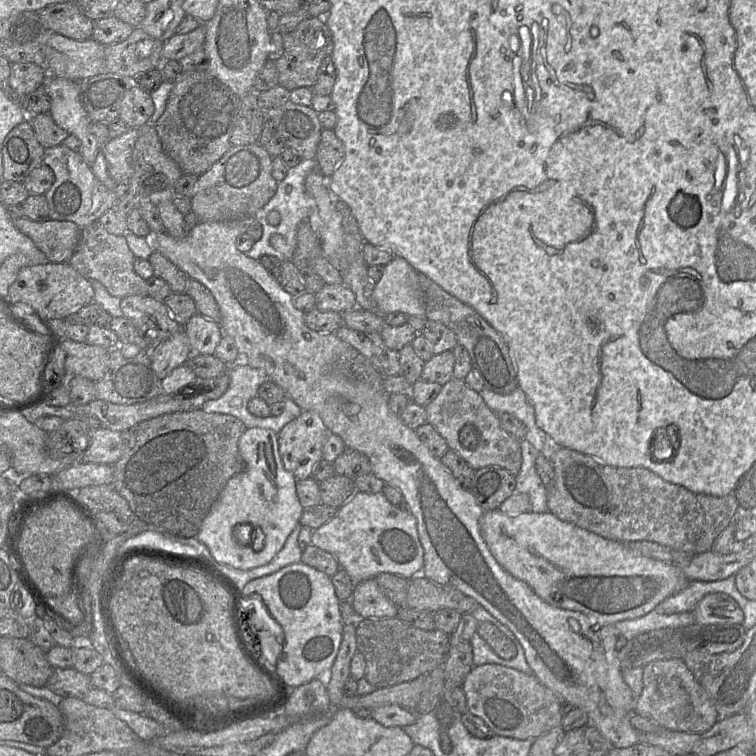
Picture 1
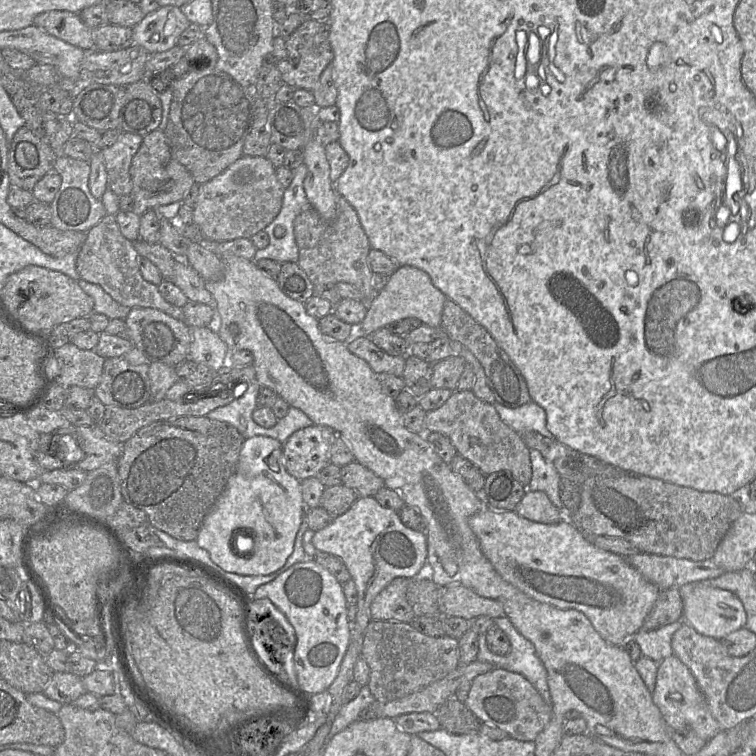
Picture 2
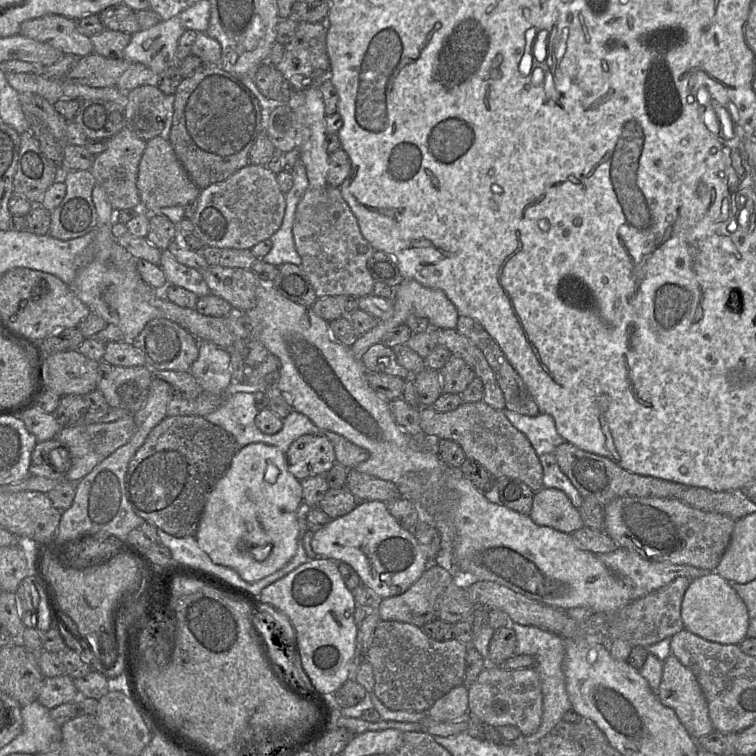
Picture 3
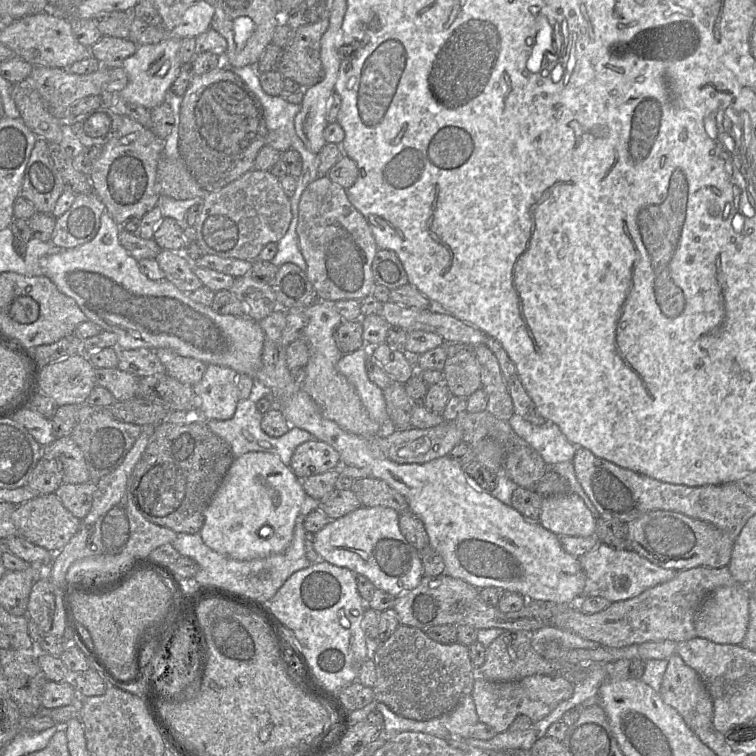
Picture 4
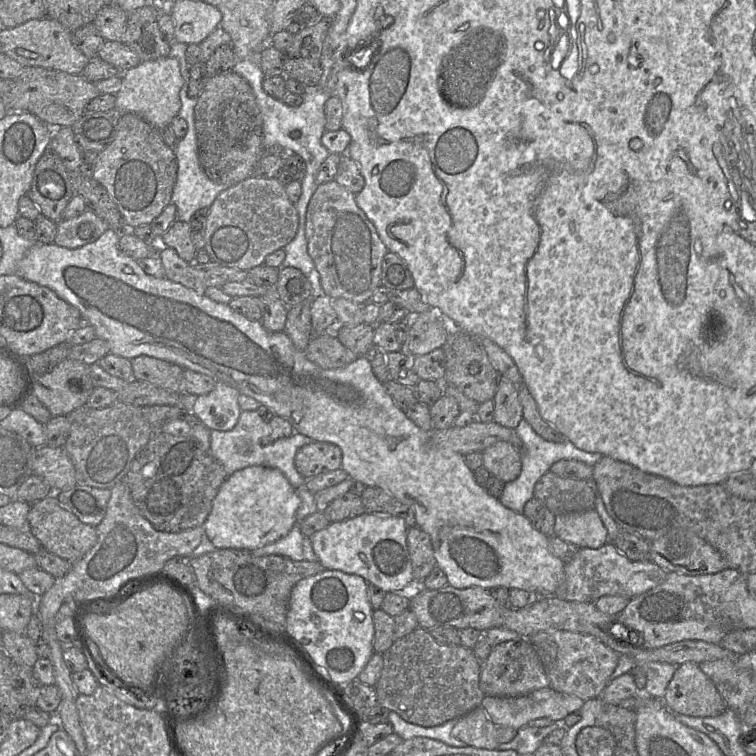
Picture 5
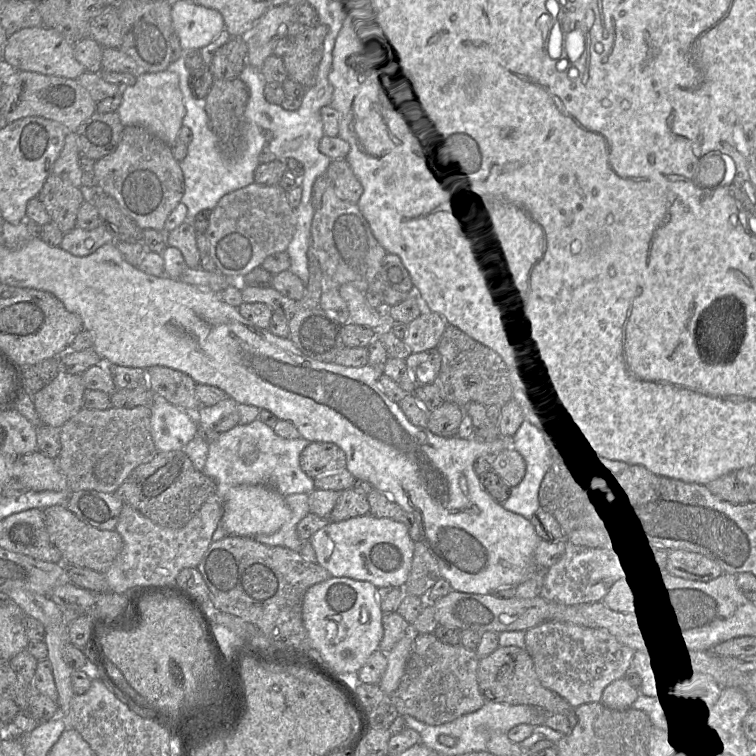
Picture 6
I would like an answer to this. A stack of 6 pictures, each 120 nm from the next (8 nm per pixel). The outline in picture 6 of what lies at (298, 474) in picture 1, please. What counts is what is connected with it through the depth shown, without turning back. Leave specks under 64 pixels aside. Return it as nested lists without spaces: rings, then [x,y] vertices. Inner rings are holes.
[[[310,442],[300,454],[300,467],[315,479],[346,469],[346,454],[334,443]]]

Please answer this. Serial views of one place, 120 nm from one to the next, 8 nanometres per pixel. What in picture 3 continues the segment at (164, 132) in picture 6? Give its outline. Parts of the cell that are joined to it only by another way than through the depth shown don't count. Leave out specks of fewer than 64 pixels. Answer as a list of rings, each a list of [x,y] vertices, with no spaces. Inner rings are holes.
[[[178,16],[131,35],[123,58],[148,67],[157,77],[176,64],[178,41],[185,28]]]

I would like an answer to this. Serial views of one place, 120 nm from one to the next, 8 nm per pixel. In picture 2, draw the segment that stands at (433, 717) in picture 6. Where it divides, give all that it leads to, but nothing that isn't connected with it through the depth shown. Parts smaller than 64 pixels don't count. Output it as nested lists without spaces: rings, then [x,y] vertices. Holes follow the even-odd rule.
[[[372,620],[364,633],[362,655],[370,668],[369,689],[375,699],[386,703],[417,692],[446,677],[459,666],[458,640],[447,635],[430,637],[411,624],[399,621]]]

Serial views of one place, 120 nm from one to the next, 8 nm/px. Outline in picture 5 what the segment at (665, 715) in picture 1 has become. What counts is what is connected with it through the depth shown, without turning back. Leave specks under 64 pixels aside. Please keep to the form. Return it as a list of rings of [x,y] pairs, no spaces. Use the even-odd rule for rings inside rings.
[[[694,662],[676,667],[663,698],[673,713],[693,717],[713,717],[727,707],[714,683]]]

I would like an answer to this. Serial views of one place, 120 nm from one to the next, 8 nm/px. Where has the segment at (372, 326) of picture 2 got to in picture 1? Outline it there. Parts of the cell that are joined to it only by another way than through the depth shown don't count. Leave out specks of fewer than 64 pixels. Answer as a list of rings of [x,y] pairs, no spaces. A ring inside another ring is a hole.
[[[394,256],[384,266],[381,279],[374,285],[374,298],[380,315],[401,312],[426,318],[419,272],[404,258]]]

